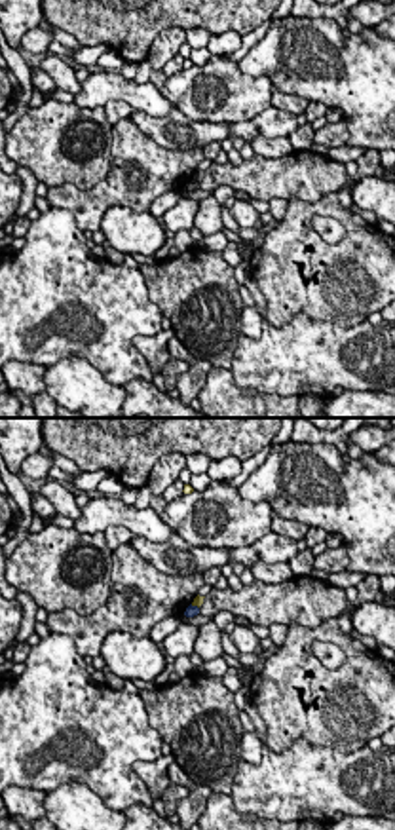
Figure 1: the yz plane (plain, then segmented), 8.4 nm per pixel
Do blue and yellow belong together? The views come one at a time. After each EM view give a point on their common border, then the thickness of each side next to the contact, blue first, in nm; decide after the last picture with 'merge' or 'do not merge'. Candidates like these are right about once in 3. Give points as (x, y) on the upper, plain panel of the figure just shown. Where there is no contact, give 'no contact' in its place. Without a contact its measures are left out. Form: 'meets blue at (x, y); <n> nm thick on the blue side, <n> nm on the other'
meets blue at (194, 181); 100 nm thick on the blue side, 90 nm on the other

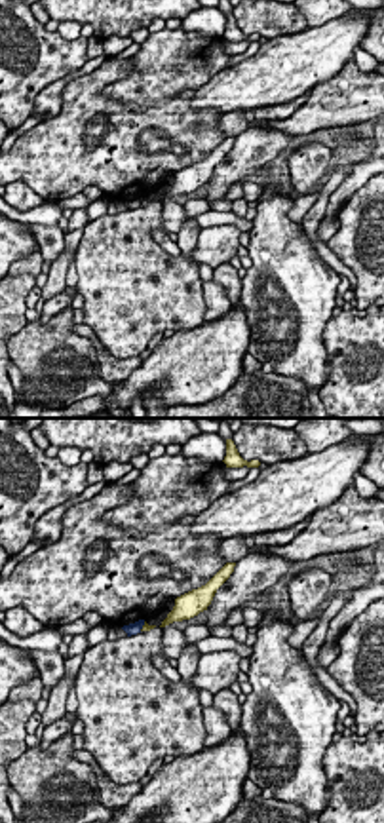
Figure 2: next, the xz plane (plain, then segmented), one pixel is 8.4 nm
meets blue at (143, 198); 100 nm thick on the blue side, 60 nm on the other

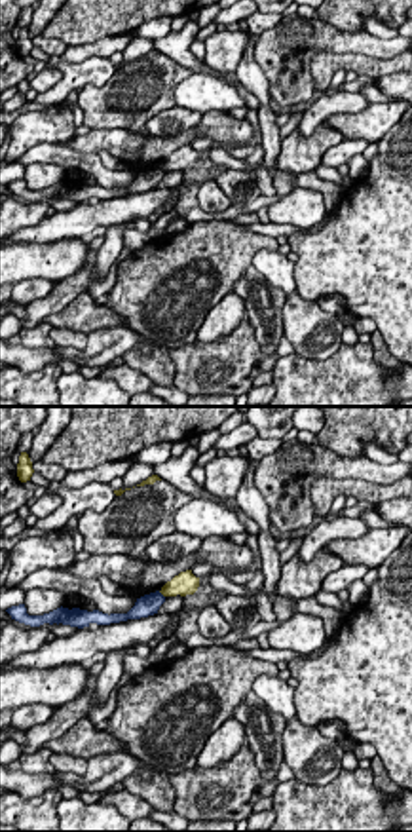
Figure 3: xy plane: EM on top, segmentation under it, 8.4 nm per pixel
meets blue at (162, 170); 190 nm thick on the blue side, 190 nm on the other

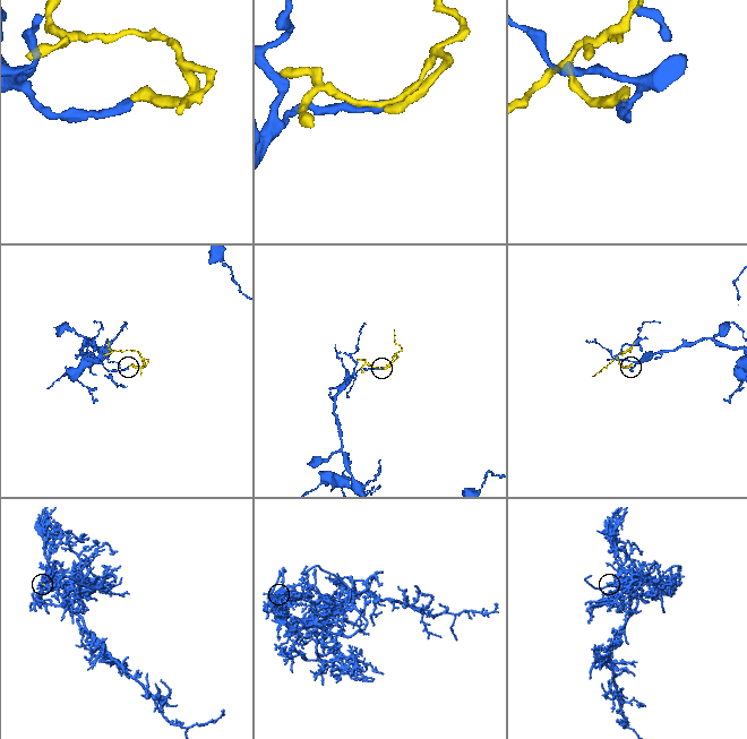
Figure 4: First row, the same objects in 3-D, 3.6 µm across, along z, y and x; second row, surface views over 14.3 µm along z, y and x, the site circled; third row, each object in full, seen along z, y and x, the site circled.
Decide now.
do not merge

